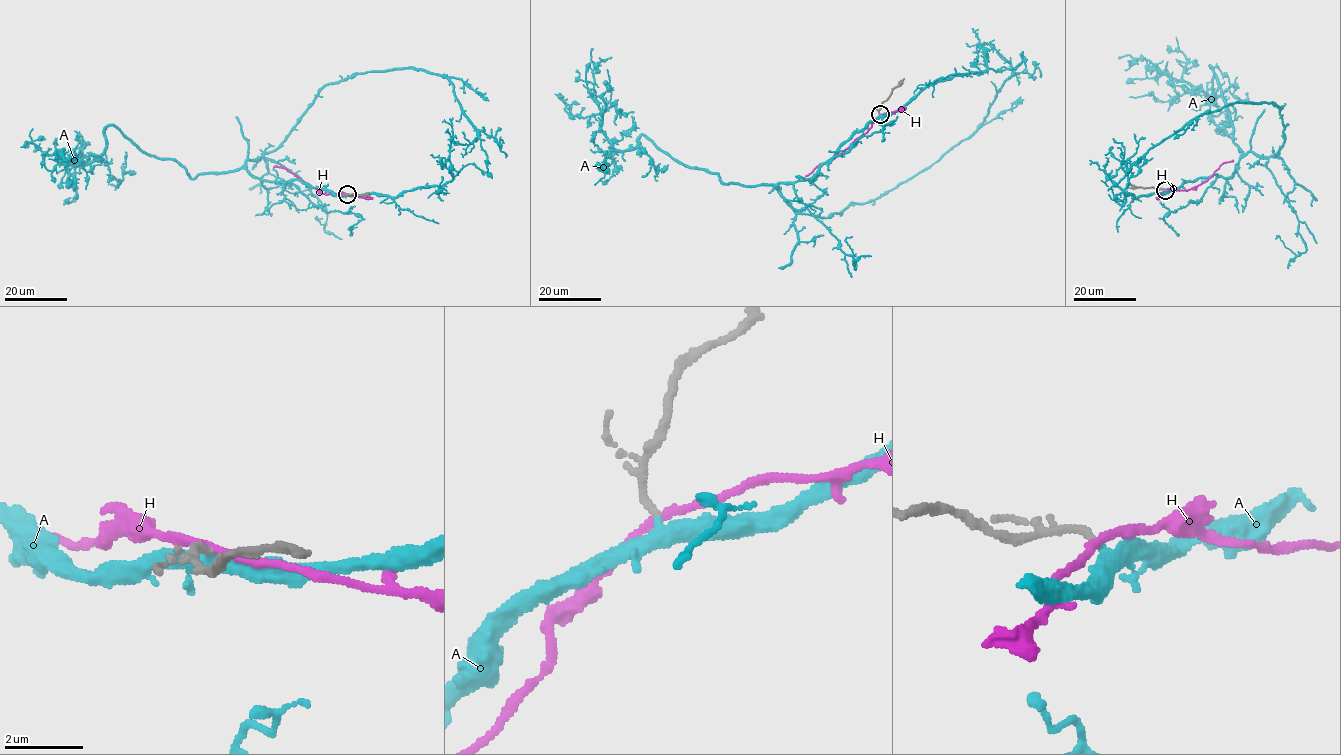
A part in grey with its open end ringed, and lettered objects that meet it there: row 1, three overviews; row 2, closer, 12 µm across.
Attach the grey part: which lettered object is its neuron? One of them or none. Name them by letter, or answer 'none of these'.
A

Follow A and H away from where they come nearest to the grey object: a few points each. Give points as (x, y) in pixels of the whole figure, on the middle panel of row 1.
A: (880, 115), (814, 175), (778, 184), (793, 210), (822, 218), (867, 203), (966, 139), (1011, 75), (994, 40)
H: (880, 115), (866, 132), (806, 176)

